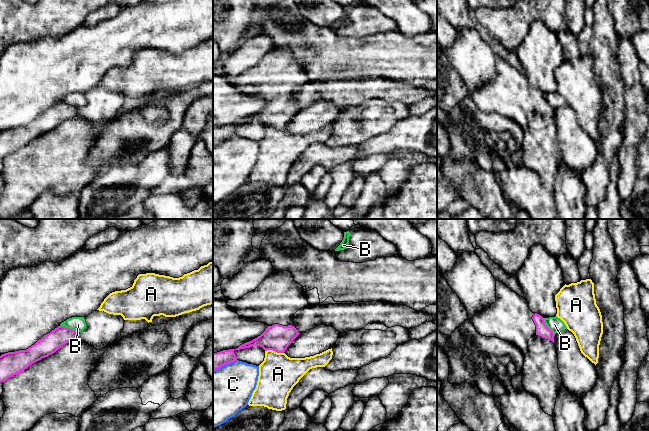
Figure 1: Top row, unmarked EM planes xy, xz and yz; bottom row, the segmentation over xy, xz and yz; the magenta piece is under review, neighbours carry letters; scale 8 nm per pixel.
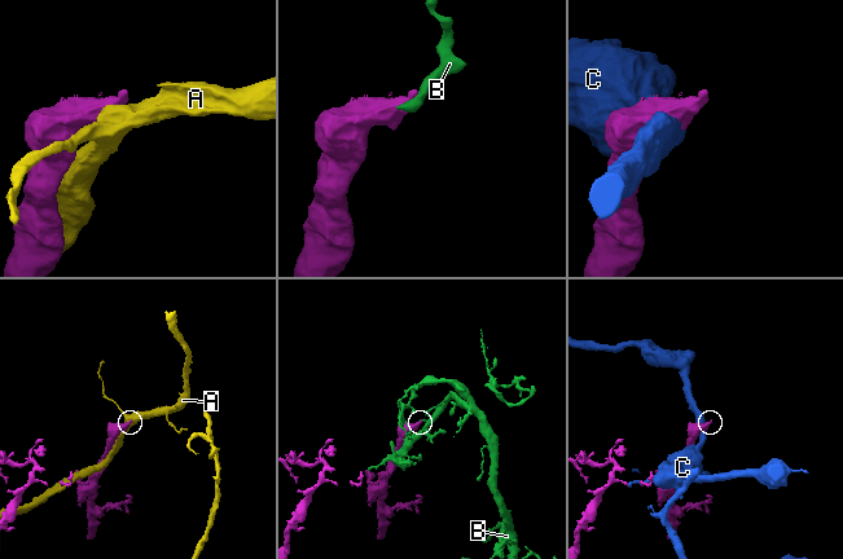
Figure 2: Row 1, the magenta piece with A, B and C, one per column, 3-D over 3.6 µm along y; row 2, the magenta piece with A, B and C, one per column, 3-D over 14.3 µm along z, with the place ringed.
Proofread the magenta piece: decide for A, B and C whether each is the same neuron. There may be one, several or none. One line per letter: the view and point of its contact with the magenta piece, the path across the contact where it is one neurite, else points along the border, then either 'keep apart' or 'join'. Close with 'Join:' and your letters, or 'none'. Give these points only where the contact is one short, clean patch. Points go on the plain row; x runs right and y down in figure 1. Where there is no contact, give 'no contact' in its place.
A: contact xz (274, 126); keep apart
B: contact xy (68, 104); border xy (60, 101), (72, 104), (77, 108); keep apart
C: contact xz (224, 140); keep apart
Join: none

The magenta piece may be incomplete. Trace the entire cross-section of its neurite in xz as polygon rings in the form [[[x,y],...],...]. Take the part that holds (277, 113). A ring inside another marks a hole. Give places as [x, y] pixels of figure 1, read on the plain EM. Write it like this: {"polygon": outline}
{"polygon": [[[282,47],[270,50],[255,66],[247,69],[237,76],[228,76],[227,81],[234,85],[239,92],[251,95],[255,98],[265,99],[268,103],[260,112],[252,117],[240,121],[236,125],[213,129],[213,146],[219,145],[225,140],[236,137],[237,133],[234,129],[235,126],[250,124],[252,122],[260,122],[265,127],[273,126],[277,129],[284,129],[287,123],[300,110],[292,96],[294,90],[309,80],[306,75],[306,69],[302,62],[294,57],[292,49],[289,47]]]}

